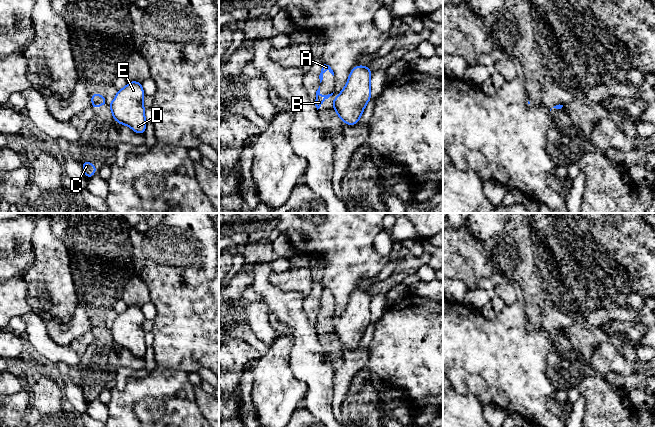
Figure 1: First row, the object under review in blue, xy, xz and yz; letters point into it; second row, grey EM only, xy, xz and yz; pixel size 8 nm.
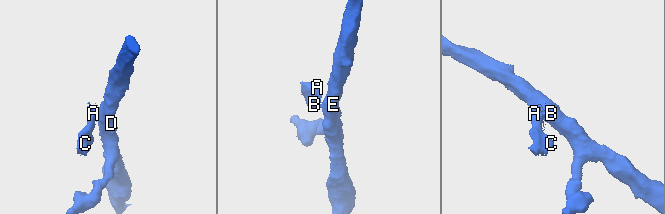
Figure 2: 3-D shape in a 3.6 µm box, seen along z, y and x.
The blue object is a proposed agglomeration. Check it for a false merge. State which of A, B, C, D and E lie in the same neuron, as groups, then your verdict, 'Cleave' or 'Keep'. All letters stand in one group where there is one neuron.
Groups: A B C / D E. Cleave

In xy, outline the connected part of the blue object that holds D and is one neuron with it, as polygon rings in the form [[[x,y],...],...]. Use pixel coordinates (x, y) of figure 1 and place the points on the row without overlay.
[[[128,306],[124,312],[117,315],[111,327],[113,343],[121,349],[129,350],[137,358],[144,358],[147,349],[144,321],[141,306]]]

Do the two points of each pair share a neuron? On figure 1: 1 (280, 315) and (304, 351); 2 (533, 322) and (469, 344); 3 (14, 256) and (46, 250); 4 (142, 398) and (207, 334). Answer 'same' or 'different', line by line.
1: same
2: different
3: different
4: different

